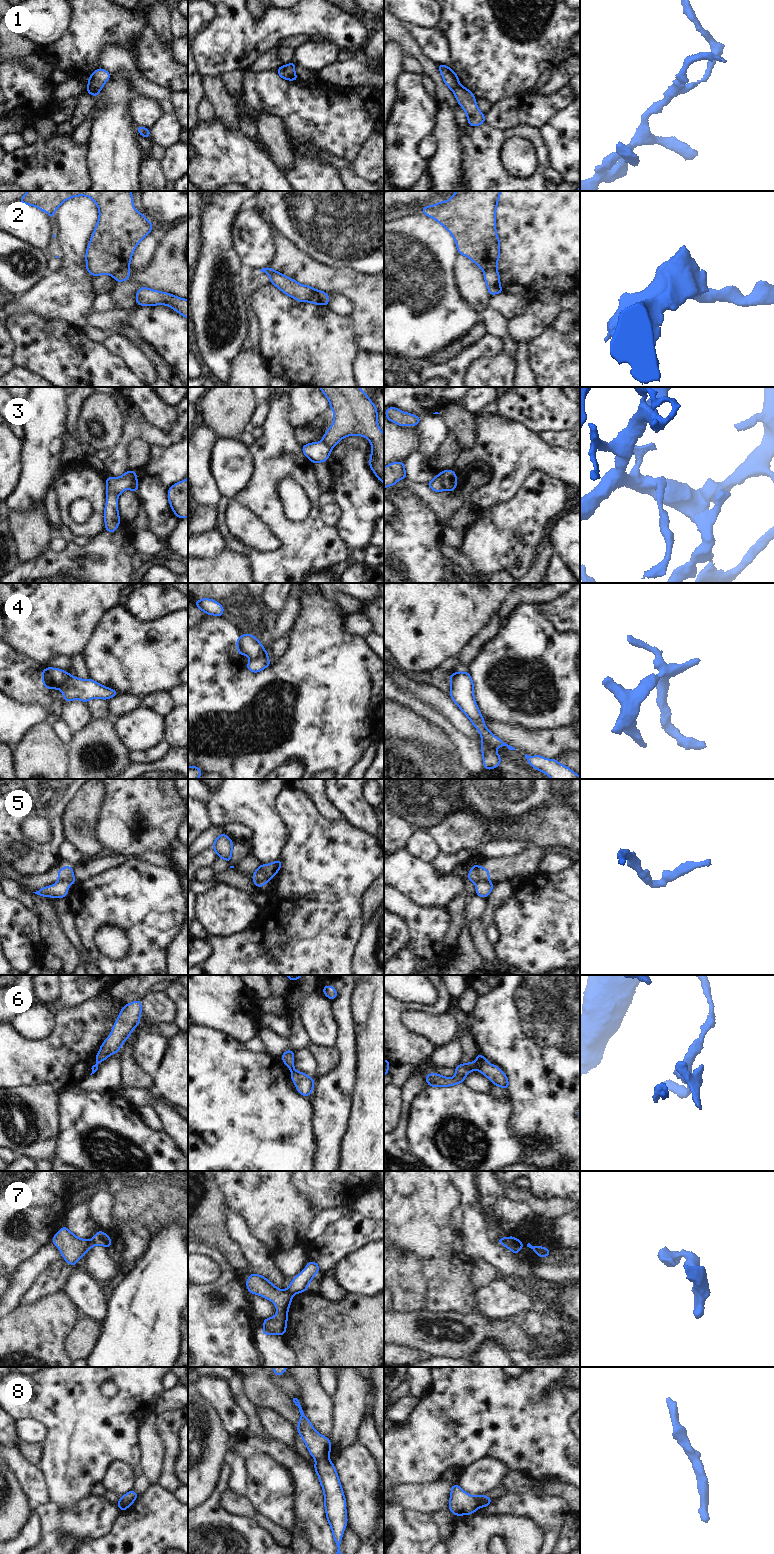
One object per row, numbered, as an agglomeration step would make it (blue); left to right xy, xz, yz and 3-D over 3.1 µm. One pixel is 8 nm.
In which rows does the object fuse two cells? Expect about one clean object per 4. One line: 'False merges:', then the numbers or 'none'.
False merges: 1, 2, 3, 4, 5, 6, 7, 8

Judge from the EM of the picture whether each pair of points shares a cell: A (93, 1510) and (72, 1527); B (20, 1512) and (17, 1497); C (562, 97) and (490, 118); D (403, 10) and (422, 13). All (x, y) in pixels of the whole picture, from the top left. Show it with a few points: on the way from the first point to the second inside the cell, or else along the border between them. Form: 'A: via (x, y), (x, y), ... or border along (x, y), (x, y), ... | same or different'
A: via (88, 1515), (77, 1524) | same
B: via (17, 1508), (17, 1501) | same
C: via (544, 107), (520, 109), (508, 113) | same
D: via (408, 10), (417, 10) | same

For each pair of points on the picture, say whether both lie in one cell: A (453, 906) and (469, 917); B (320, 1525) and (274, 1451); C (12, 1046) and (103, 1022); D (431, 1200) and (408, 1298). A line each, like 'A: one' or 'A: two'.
A: two
B: one
C: one
D: two

